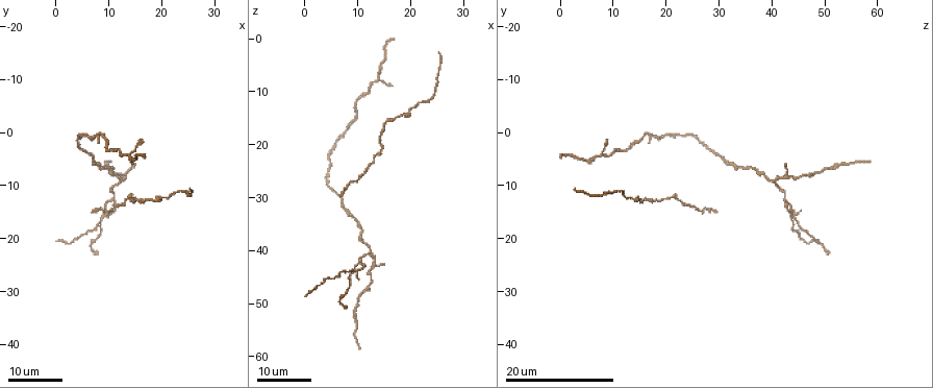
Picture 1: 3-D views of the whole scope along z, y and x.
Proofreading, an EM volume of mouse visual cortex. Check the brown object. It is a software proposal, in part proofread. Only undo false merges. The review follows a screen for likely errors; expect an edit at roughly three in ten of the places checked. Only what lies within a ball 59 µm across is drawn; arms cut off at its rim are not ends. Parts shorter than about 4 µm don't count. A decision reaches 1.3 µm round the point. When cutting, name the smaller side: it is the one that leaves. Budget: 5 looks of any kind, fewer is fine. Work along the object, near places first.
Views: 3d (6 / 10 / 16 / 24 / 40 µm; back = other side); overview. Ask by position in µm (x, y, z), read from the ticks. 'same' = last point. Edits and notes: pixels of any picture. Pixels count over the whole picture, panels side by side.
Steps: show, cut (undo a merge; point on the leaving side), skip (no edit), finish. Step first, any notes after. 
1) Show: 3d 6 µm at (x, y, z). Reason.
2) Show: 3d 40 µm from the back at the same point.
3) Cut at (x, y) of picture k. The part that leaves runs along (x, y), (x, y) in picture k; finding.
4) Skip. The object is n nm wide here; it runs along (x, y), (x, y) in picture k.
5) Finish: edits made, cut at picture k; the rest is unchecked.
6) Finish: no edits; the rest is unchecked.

Show: 3d 16 µm at (7.5, 0.5, 17.5).

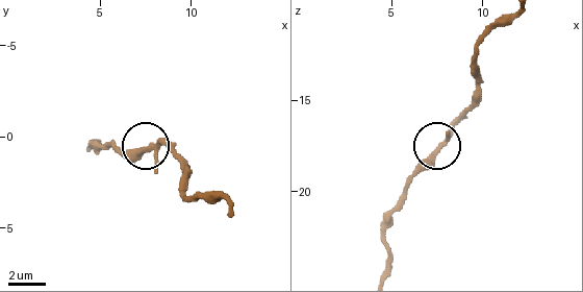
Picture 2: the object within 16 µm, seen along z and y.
Show: 3d 6 µm at (7.7, 0.7, 17.5). Closer look.

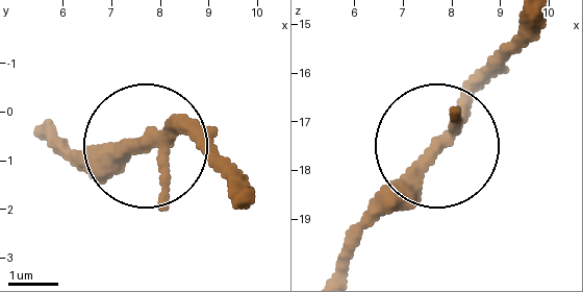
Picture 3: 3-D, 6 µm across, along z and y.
Show: 3d 6 µm from the back at (7.80, 0.65, 17.45).

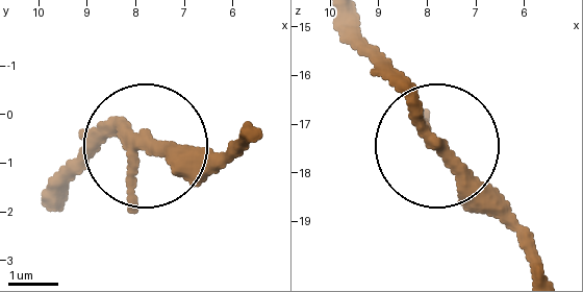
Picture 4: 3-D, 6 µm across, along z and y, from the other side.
Skip. The object is 250 nm wide here; it runs along (255, 139), (151, 151), (101, 130), (80, 147) in picture 4; all the same neuron.

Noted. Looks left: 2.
Show: 3d 16 µm at (12.5, 9.0, 40.5).

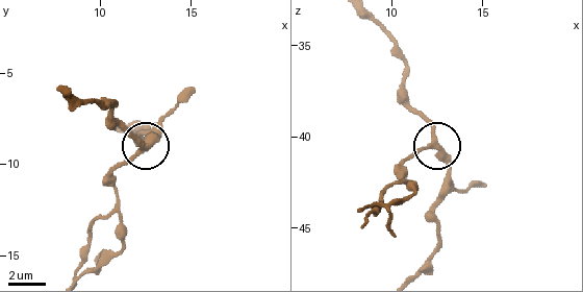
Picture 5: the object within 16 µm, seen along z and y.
Show: 3d 6 µm at the same point.

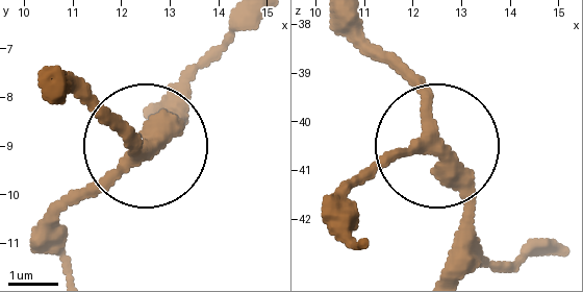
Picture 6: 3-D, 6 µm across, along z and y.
Skip. The side arm is 22 µm long; all the same neuron.

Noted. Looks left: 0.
Finish: no edits; the rest is unchecked.

